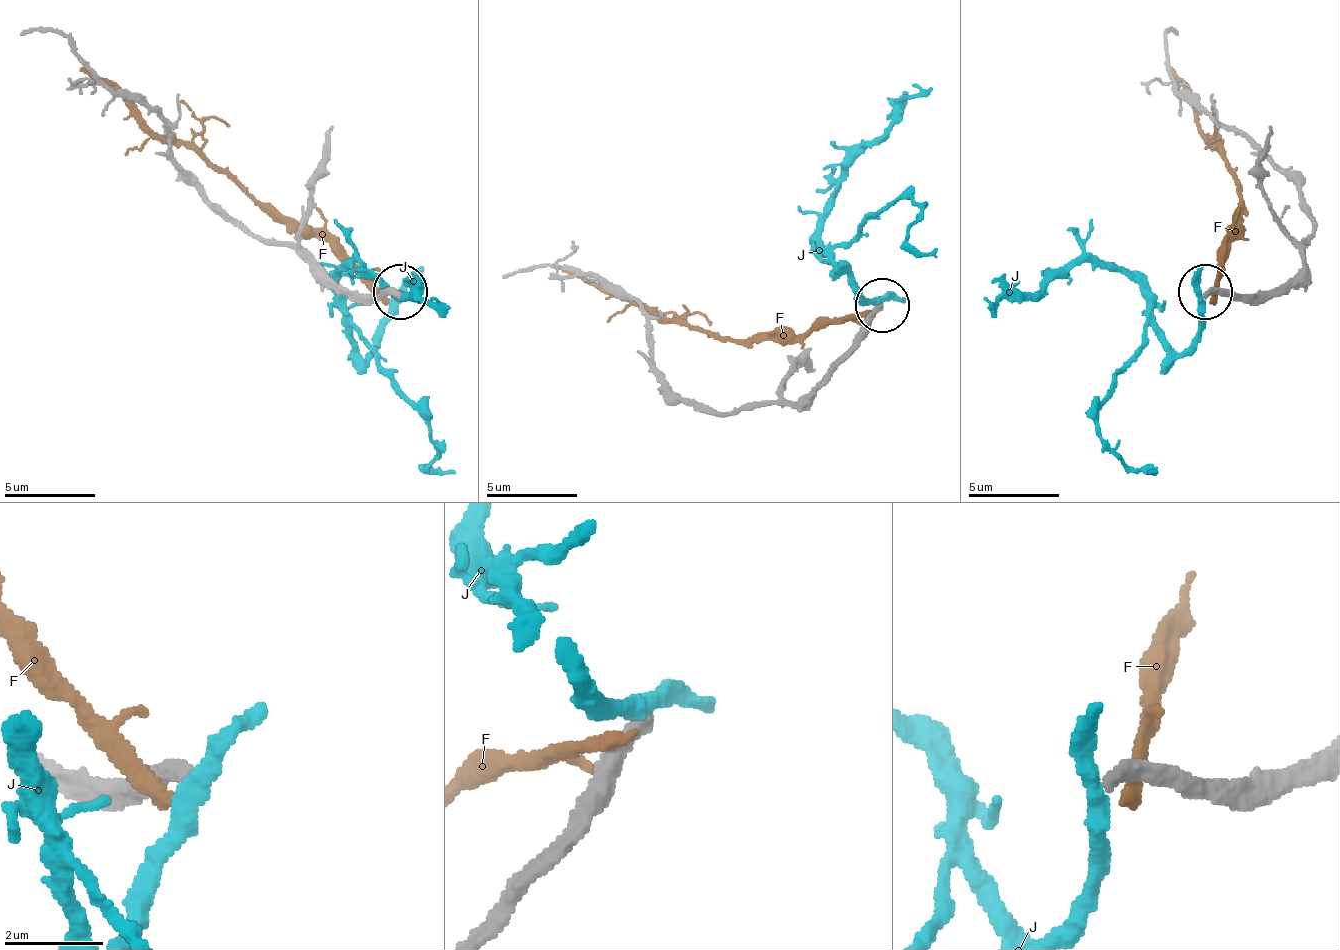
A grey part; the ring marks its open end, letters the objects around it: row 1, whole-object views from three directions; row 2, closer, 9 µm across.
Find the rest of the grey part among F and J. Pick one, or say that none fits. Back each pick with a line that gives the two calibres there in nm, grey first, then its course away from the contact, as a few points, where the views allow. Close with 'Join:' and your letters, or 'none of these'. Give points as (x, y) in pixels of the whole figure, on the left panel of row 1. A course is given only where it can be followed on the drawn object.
Join: none of these

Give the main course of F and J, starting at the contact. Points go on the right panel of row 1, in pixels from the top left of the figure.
F: (1215, 293), (1220, 256), (1233, 243), (1238, 183), (1220, 147), (1197, 124), (1193, 97), (1170, 65)
J: (1202, 297), (1193, 343), (1174, 356), (1156, 324), (1143, 288), (1083, 261), (1033, 293), (1006, 293), (988, 311)

